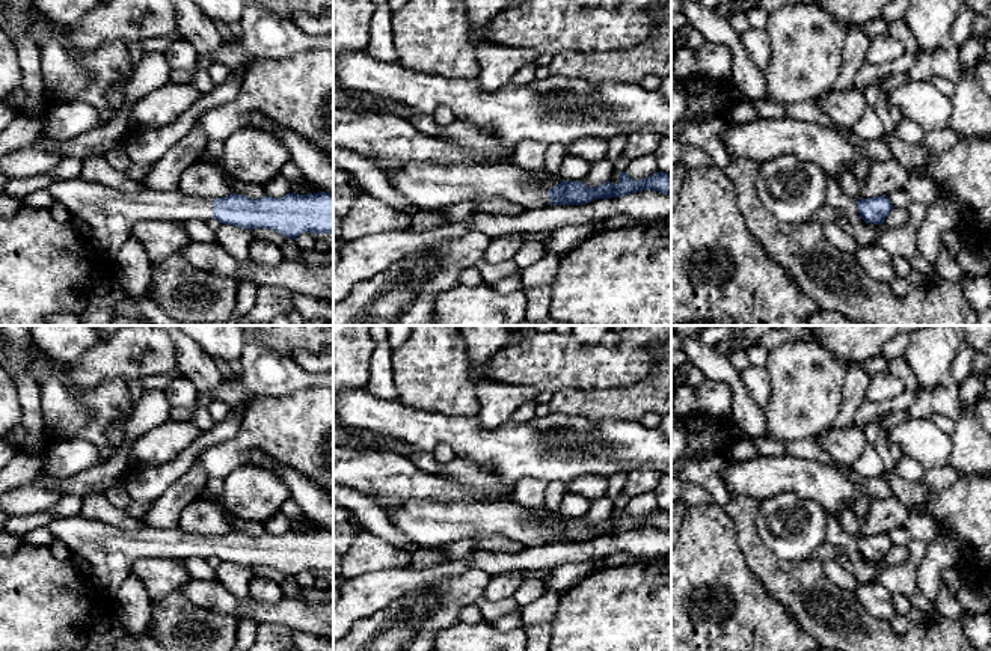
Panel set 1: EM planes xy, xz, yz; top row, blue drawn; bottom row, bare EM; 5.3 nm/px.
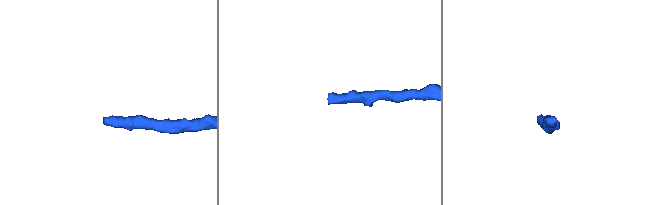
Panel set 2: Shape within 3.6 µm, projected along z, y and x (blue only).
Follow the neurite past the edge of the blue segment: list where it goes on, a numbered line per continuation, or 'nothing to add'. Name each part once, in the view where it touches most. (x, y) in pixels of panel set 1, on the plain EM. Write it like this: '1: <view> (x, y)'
1: xy (110, 552)

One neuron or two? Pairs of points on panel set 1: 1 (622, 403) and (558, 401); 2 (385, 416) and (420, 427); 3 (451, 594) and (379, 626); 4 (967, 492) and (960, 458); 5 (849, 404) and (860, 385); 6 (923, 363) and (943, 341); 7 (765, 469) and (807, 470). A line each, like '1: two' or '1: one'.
1: one
2: one
3: one
4: two
5: one
6: one
7: one

